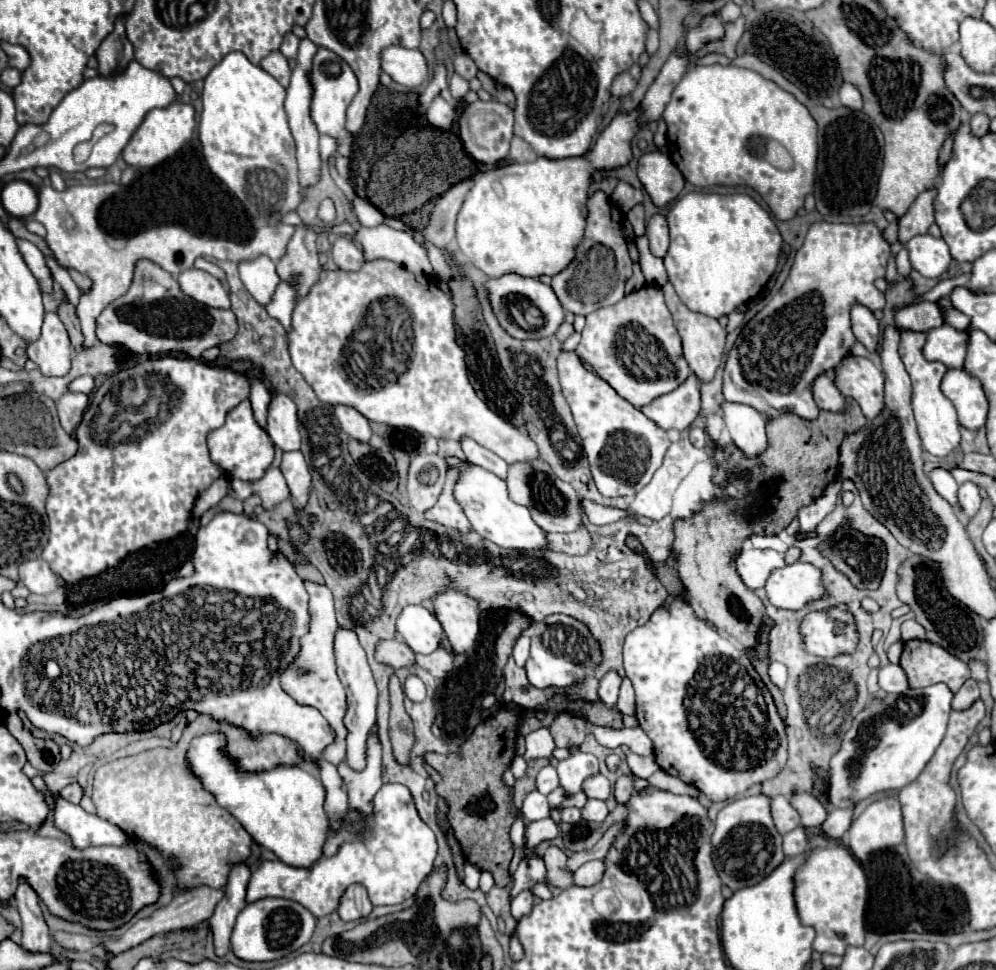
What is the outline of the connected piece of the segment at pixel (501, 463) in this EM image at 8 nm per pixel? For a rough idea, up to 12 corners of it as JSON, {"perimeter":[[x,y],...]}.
{"perimeter":[[460,439],[466,459],[498,477],[506,477],[506,461],[478,445]]}

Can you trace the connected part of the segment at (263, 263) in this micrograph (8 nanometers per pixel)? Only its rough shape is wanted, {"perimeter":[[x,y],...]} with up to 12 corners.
{"perimeter":[[266,255],[238,265],[248,293],[268,305],[280,283]]}

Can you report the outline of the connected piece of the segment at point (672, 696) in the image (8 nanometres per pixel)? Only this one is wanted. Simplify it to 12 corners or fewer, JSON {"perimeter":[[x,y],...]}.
{"perimeter":[[670,597],[624,671],[658,765],[710,801],[776,777],[750,655]]}

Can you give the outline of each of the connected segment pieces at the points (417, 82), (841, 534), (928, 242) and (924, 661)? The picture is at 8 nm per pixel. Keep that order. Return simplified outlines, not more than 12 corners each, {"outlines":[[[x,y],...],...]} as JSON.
{"outlines":[[[418,49],[382,51],[382,71],[400,85],[420,87],[428,61]],[[850,527],[822,541],[822,555],[854,587],[878,589],[886,547]],[[916,235],[908,241],[912,267],[940,277],[952,257],[944,239]],[[906,641],[900,667],[910,689],[970,679],[968,663],[930,641]]]}

